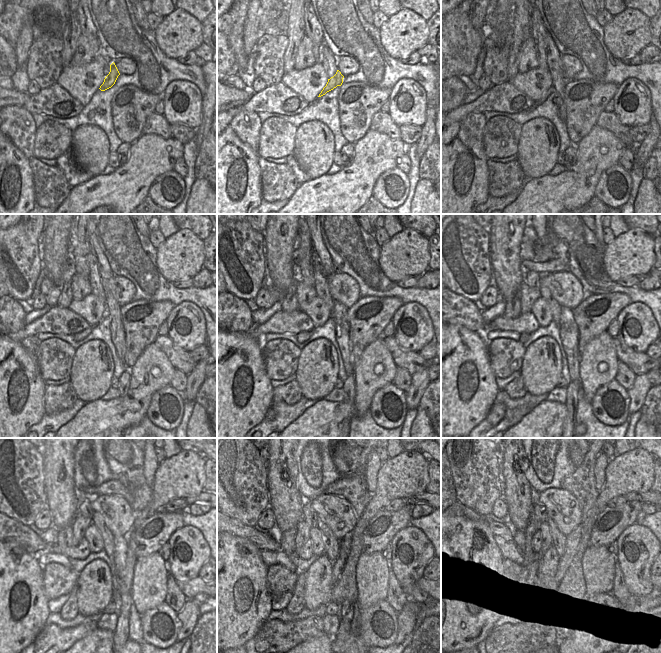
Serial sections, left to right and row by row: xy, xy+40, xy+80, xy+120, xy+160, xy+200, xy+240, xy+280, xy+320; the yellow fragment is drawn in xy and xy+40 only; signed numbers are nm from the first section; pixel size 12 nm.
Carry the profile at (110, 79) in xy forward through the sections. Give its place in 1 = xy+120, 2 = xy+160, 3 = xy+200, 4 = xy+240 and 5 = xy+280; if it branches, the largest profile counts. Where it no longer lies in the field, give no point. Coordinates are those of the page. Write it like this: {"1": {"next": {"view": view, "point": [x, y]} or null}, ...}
{"1": {"next": {"view": "xy+120", "point": [79, 336]}}, "2": {"next": {"view": "xy+160", "point": [303, 336]}}, "3": {"next": {"view": "xy+200", "point": [506, 356]}}, "4": {"next": {"view": "xy+240", "point": [58, 580]}}, "5": {"next": {"view": "xy+280", "point": [280, 580]}}}

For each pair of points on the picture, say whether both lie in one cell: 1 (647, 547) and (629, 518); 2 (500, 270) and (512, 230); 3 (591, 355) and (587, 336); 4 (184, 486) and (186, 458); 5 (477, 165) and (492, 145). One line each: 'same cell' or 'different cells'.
1: different cells
2: same cell
3: different cells
4: same cell
5: different cells

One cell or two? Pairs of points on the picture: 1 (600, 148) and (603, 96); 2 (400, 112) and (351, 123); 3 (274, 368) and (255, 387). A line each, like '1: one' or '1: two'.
1: two
2: two
3: two

